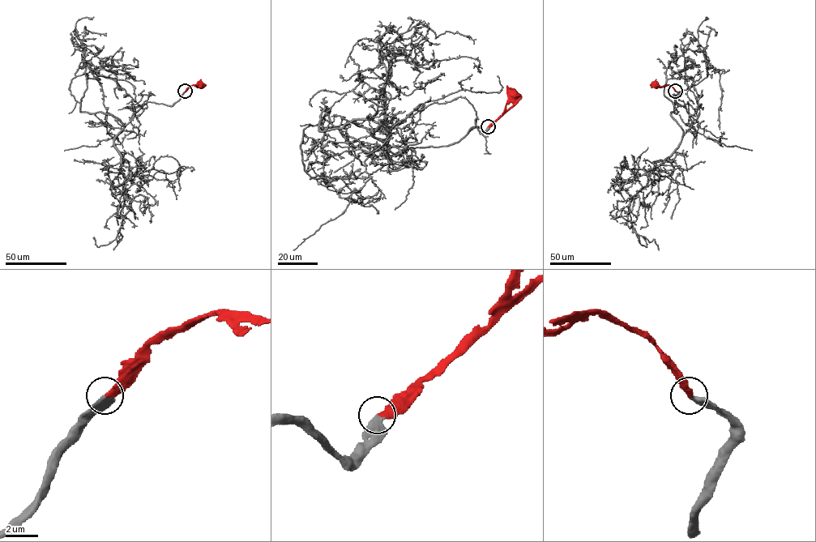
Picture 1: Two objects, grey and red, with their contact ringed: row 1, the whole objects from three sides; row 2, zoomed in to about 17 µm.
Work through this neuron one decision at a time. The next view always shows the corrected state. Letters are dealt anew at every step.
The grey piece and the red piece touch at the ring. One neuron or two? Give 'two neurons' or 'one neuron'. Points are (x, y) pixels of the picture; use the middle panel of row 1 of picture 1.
one neuron

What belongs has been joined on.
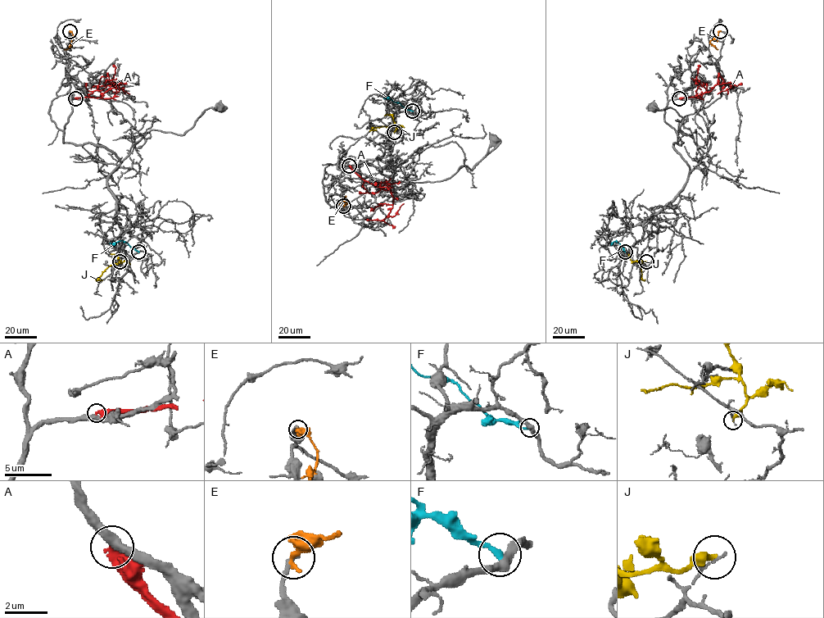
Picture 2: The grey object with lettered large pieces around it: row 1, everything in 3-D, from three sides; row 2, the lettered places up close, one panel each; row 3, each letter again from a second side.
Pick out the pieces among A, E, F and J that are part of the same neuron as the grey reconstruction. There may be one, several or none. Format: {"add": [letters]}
{"add": []}

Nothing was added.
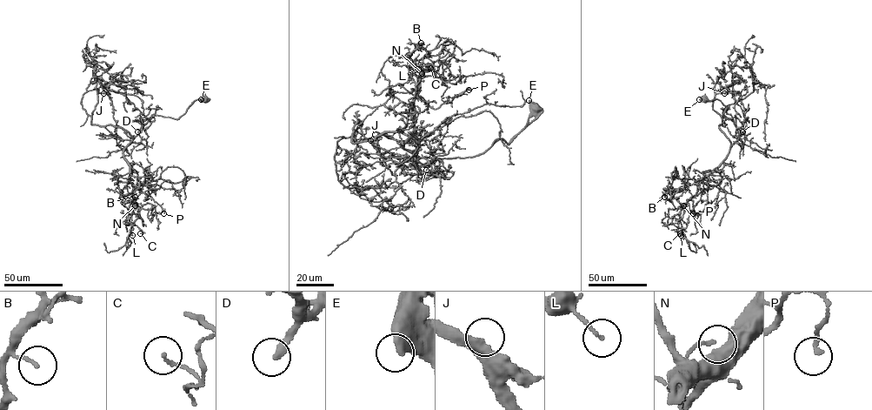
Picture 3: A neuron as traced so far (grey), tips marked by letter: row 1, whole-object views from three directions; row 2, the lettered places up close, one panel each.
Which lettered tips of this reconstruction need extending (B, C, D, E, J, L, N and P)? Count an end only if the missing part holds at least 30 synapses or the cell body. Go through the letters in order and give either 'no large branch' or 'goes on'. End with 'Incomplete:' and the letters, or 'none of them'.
B: no large branch
C: no large branch
D: goes on
E: no large branch
J: no large branch
L: no large branch
N: no large branch
P: no large branch
Incomplete: D

